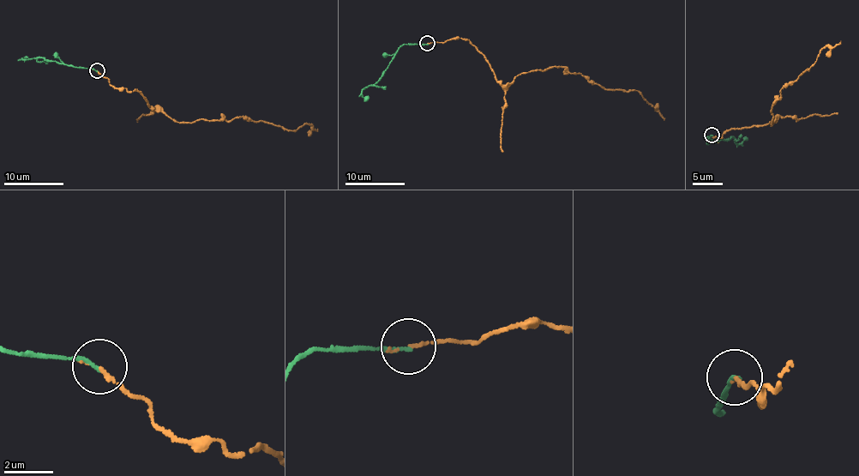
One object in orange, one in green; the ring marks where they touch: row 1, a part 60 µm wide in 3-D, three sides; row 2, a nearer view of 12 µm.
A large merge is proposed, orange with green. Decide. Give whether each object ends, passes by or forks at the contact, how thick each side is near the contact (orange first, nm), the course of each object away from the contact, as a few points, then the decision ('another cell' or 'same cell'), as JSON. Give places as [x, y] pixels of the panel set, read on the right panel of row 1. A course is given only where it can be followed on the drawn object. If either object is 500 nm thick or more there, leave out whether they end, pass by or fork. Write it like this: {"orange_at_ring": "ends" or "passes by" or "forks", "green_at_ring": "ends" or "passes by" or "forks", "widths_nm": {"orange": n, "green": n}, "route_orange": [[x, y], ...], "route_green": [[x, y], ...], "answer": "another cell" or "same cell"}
{"orange_at_ring": "ends", "green_at_ring": "ends", "widths_nm": {"orange": 150, "green": 180}, "route_orange": [[711, 135], [717, 141], [728, 130], [776, 119], [771, 125], [780, 91], [823, 47], [840, 41]], "route_green": [[712, 135], [706, 144], [733, 137], [739, 144], [744, 138]], "answer": "same cell"}

